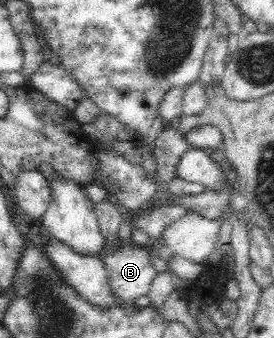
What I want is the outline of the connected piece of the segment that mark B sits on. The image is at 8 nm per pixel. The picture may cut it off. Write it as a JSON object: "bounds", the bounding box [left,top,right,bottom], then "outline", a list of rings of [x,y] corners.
{"bounds":[103,242,157,306],"outline":[[[127,242],[103,257],[108,286],[117,302],[132,306],[137,298],[149,293],[149,285],[157,273],[150,261],[153,252],[153,247]]]}

